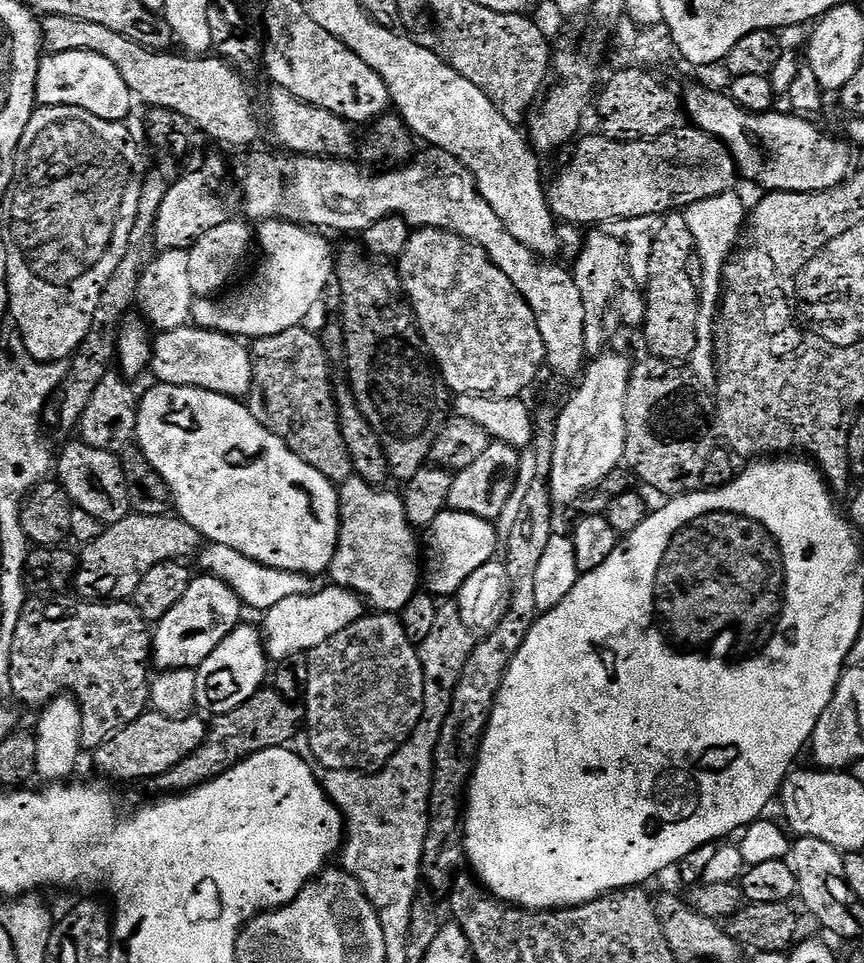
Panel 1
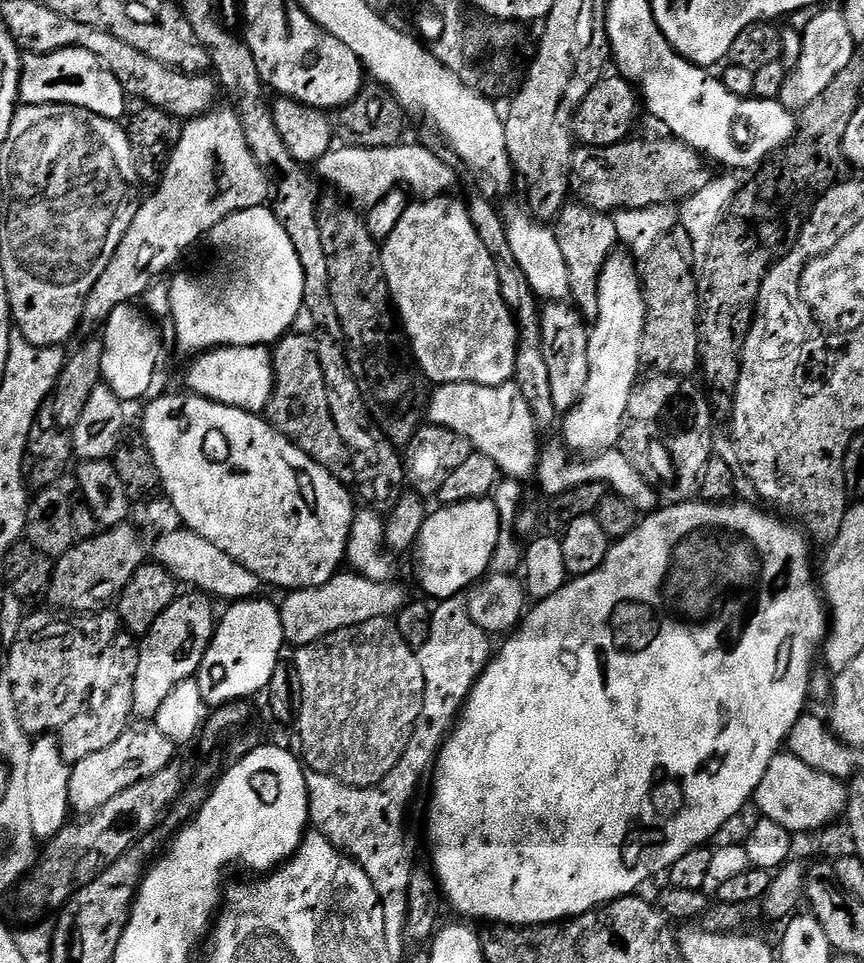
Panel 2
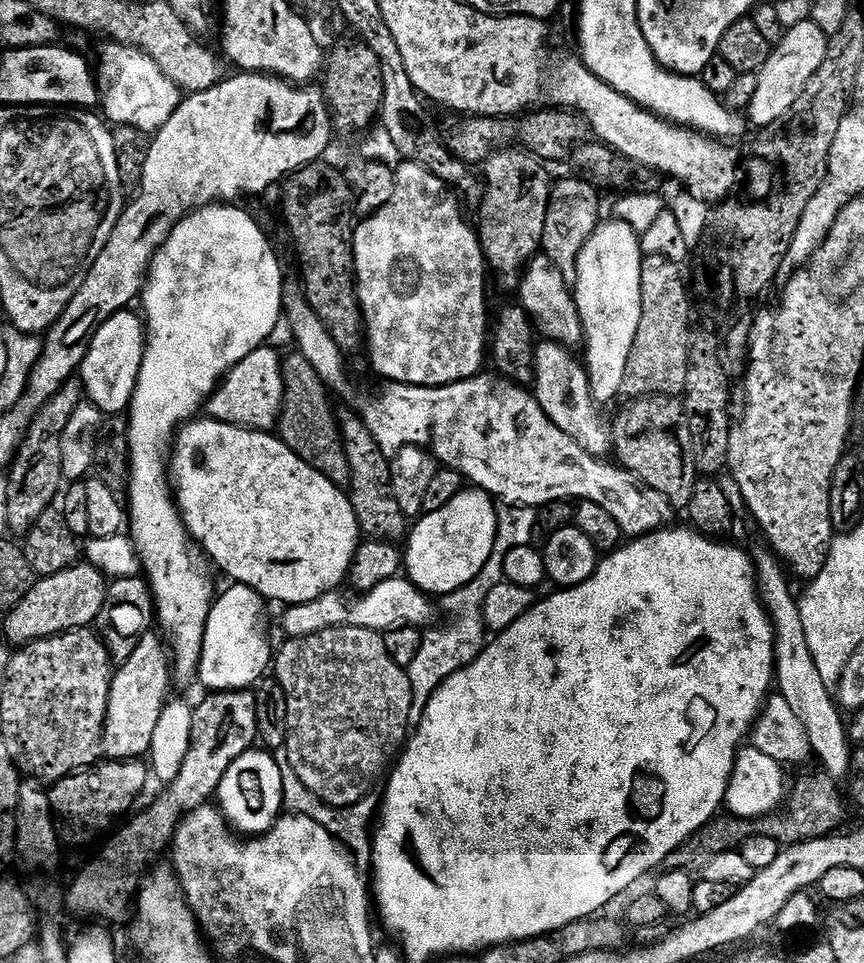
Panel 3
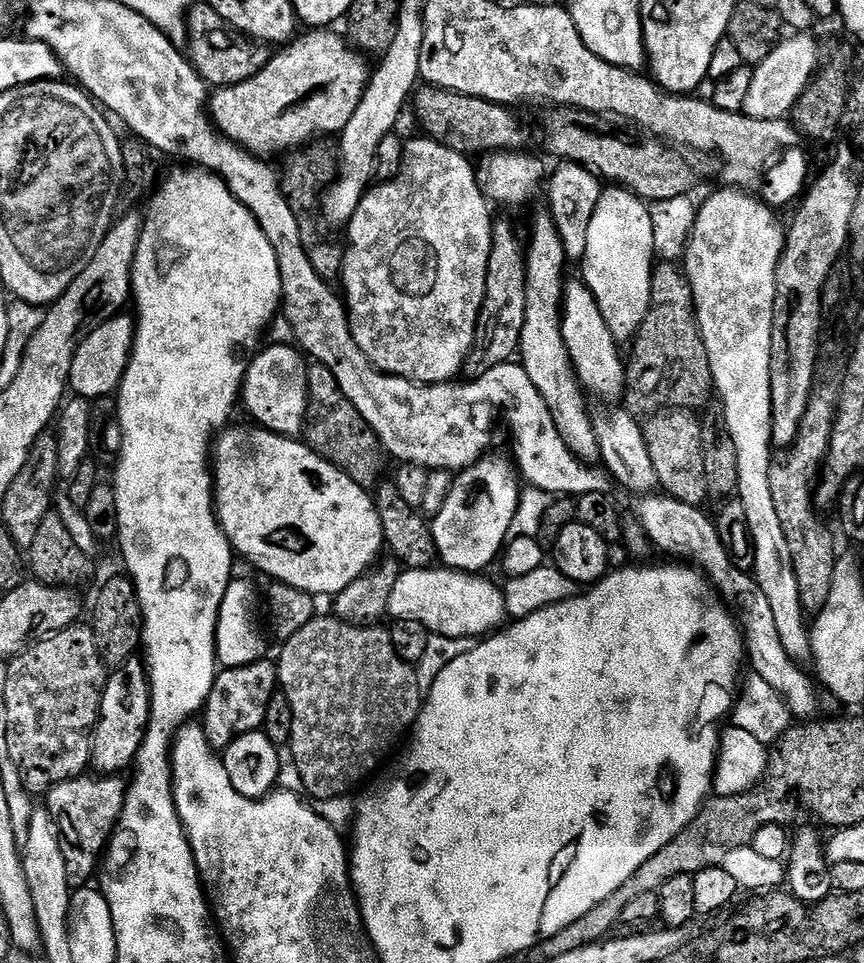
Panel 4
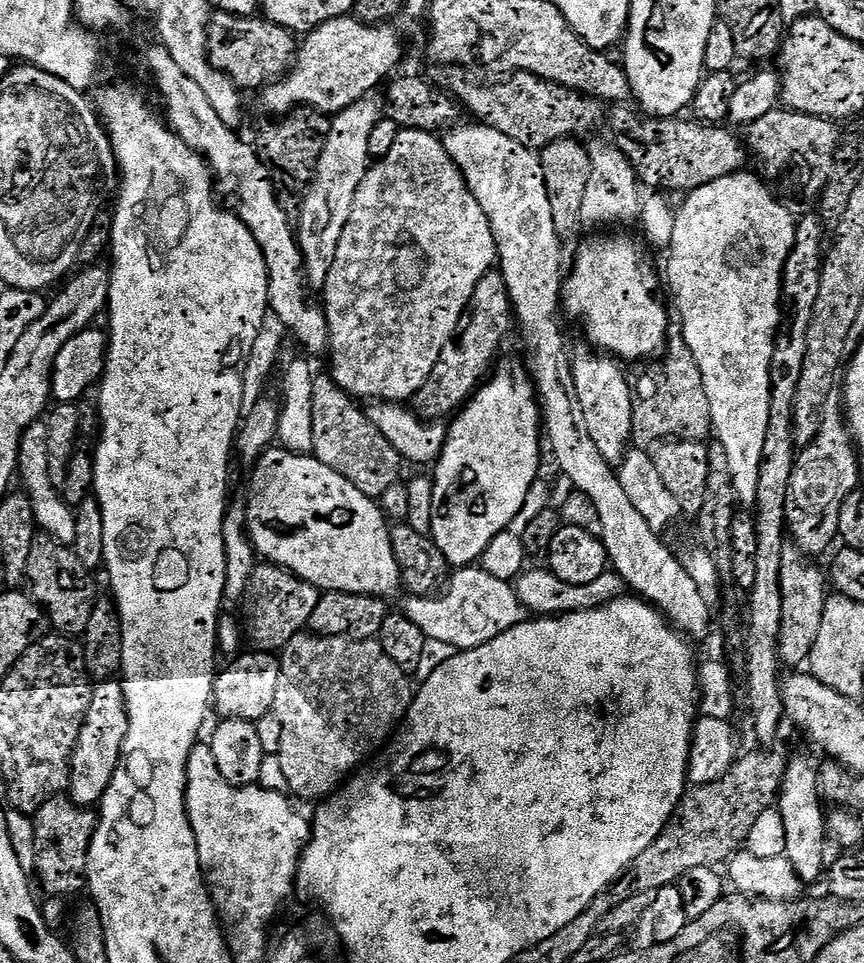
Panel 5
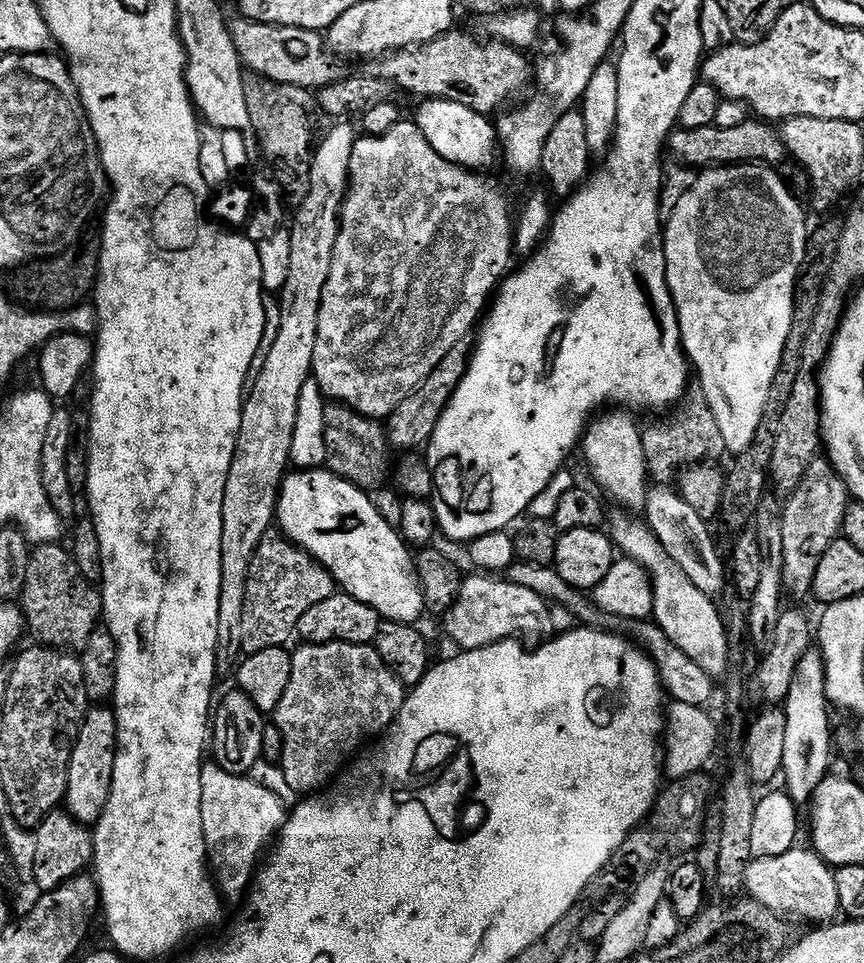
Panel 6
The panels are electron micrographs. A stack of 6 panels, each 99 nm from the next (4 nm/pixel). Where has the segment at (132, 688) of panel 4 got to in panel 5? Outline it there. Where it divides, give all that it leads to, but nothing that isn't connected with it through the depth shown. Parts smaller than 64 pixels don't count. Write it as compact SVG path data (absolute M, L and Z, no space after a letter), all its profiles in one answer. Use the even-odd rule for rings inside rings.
M116 678L97 683L93 687L90 710L86 714L72 755L72 773L67 795L71 796L75 804L81 804L83 808L99 805L124 758L124 743L130 728L131 718L123 683Z

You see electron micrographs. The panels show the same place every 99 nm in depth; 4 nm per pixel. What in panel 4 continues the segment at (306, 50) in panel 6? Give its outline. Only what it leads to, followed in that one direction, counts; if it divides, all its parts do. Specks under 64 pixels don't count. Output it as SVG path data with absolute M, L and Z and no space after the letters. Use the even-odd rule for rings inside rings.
M205 2L193 3L187 21L186 55L205 85L213 89L228 88L256 76L268 64L270 52L263 43L241 35Z

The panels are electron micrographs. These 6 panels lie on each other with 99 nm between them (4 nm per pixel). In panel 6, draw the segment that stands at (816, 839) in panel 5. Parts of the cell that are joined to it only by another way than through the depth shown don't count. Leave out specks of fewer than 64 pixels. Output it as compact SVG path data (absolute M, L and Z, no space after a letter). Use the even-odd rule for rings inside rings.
M819 647L809 648L798 662L794 682L790 682L790 694L783 705L786 714L786 747L782 758L783 787L797 806L807 805L816 795L818 786L829 775L832 764L832 720L828 717L830 705L826 694L826 666Z

